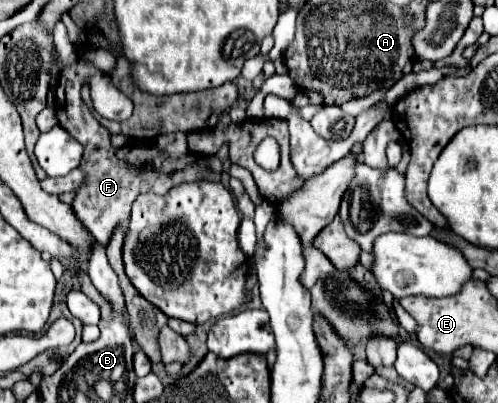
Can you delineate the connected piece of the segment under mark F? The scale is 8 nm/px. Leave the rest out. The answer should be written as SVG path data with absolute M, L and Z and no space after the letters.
M77 59L75 63L63 67L59 75L59 85L55 89L55 115L59 125L83 145L83 159L79 169L85 173L85 183L75 191L71 207L73 211L77 207L79 221L89 229L97 243L107 247L115 229L121 229L127 235L131 203L139 195L139 177L173 177L173 185L177 185L195 179L221 181L221 173L215 173L207 167L205 155L185 153L173 159L167 153L157 151L155 147L113 147L109 139L111 133L95 121L79 93L83 79L95 75L99 75L99 69L95 69L93 63L87 63L83 59Z

